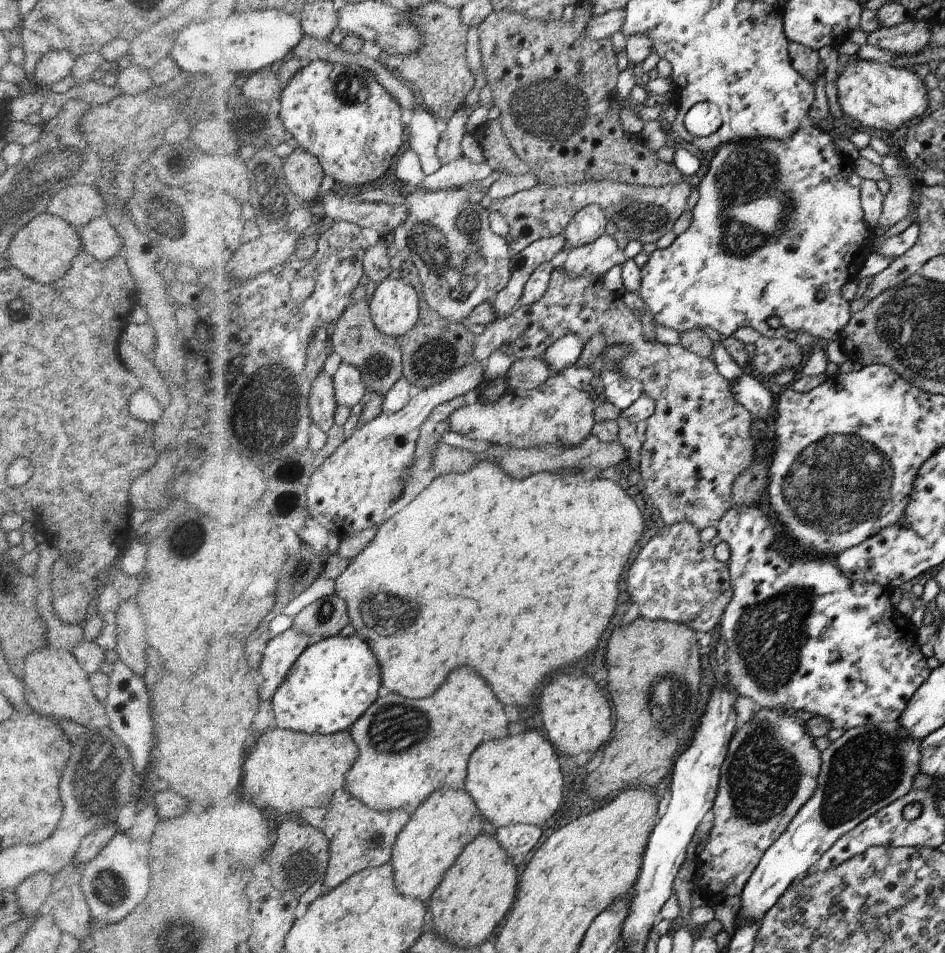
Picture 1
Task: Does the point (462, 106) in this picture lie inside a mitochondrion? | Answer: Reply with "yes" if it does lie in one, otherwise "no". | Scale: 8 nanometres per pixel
no

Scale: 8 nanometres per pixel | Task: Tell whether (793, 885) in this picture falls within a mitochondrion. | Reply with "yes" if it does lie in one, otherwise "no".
no

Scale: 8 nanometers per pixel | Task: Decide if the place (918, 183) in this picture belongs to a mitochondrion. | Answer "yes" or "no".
no

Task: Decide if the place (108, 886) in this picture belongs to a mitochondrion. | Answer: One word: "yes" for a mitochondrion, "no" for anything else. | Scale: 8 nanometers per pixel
yes

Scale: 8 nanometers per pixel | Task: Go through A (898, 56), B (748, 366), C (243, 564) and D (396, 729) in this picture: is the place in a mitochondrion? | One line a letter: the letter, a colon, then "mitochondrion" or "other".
A: other
B: other
C: other
D: mitochondrion

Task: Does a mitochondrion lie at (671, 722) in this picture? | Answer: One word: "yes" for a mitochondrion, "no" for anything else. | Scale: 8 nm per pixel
yes

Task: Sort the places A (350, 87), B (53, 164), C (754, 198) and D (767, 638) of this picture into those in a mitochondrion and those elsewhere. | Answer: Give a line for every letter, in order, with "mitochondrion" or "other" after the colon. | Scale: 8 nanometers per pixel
A: mitochondrion
B: mitochondrion
C: mitochondrion
D: mitochondrion

